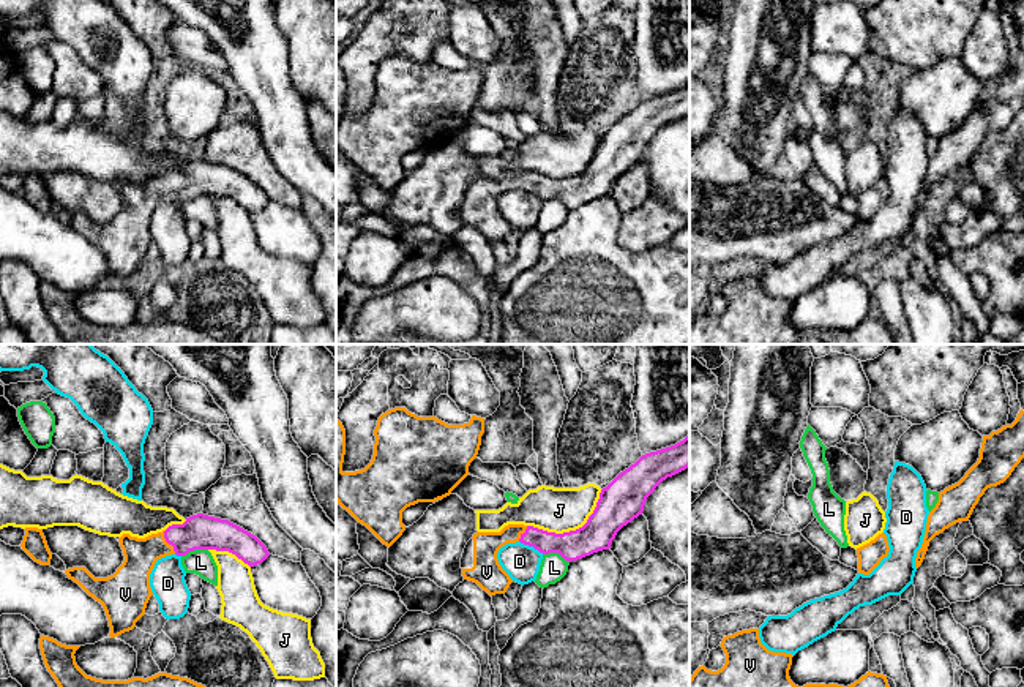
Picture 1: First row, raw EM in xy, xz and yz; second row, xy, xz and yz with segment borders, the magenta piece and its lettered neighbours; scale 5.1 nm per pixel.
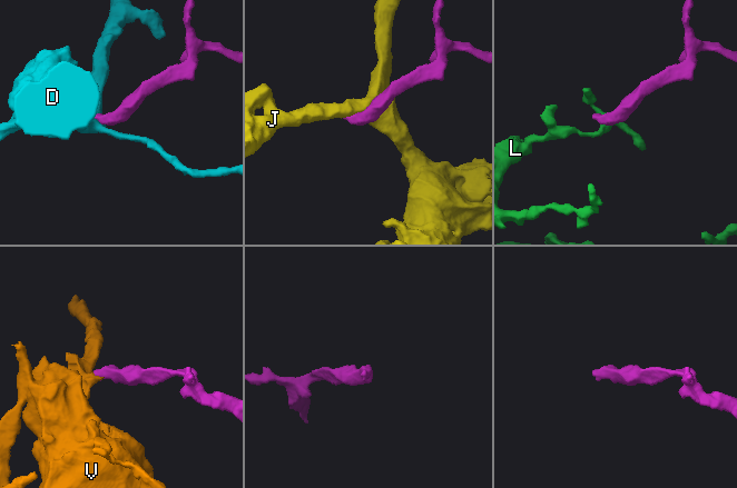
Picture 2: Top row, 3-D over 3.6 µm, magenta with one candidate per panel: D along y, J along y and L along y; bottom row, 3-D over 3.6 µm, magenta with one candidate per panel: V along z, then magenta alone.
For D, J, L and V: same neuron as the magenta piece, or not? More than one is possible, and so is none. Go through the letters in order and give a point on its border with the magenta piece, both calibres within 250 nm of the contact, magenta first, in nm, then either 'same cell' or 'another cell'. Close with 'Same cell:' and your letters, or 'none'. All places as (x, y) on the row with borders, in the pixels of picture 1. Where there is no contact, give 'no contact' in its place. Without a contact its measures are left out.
D: xz (532, 545) | 150/180 nm | another cell
J: xz (571, 531) | 190/220 nm | another cell
L: xy (194, 548) | 180/130 nm | another cell
V: xy (168, 542) | 180/180 nm | same cell
Same cell: V

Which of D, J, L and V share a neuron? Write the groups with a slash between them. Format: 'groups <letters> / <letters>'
groups D / J / L / V

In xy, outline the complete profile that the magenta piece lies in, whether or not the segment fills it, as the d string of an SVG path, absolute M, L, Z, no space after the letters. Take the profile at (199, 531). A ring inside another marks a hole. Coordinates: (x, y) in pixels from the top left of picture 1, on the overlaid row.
M204 513L186 518L183 524L172 524L166 531L145 539L123 534L120 539L125 561L107 578L95 578L85 567L65 570L106 611L110 638L136 627L145 614L153 595L150 573L158 559L177 554L186 556L194 550L229 551L249 567L262 564L268 556L267 546L251 532Z

